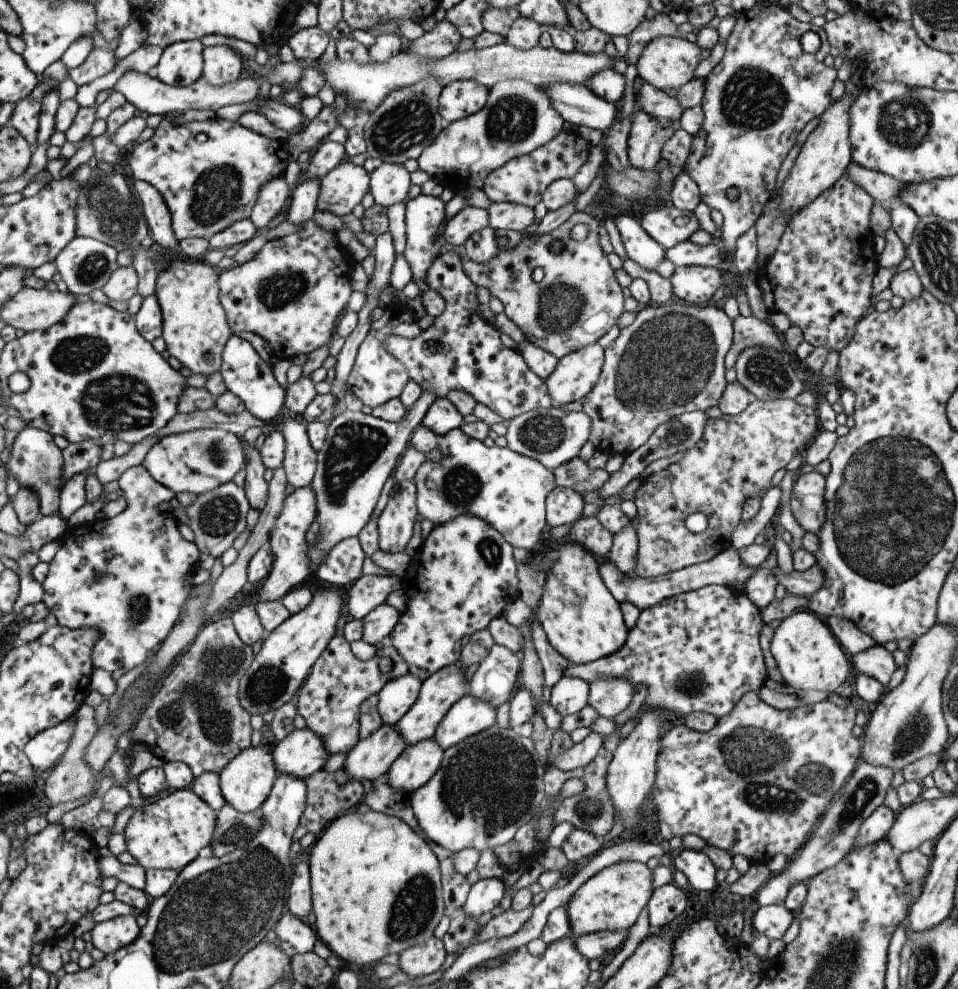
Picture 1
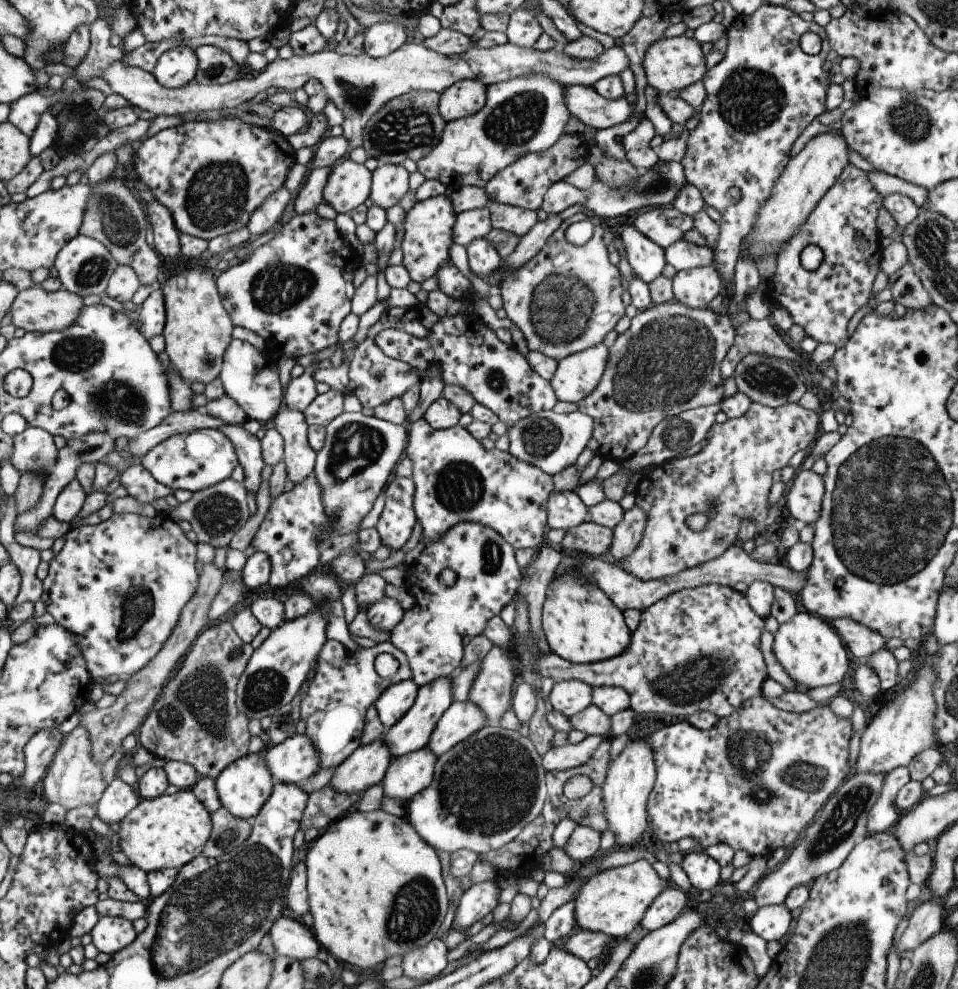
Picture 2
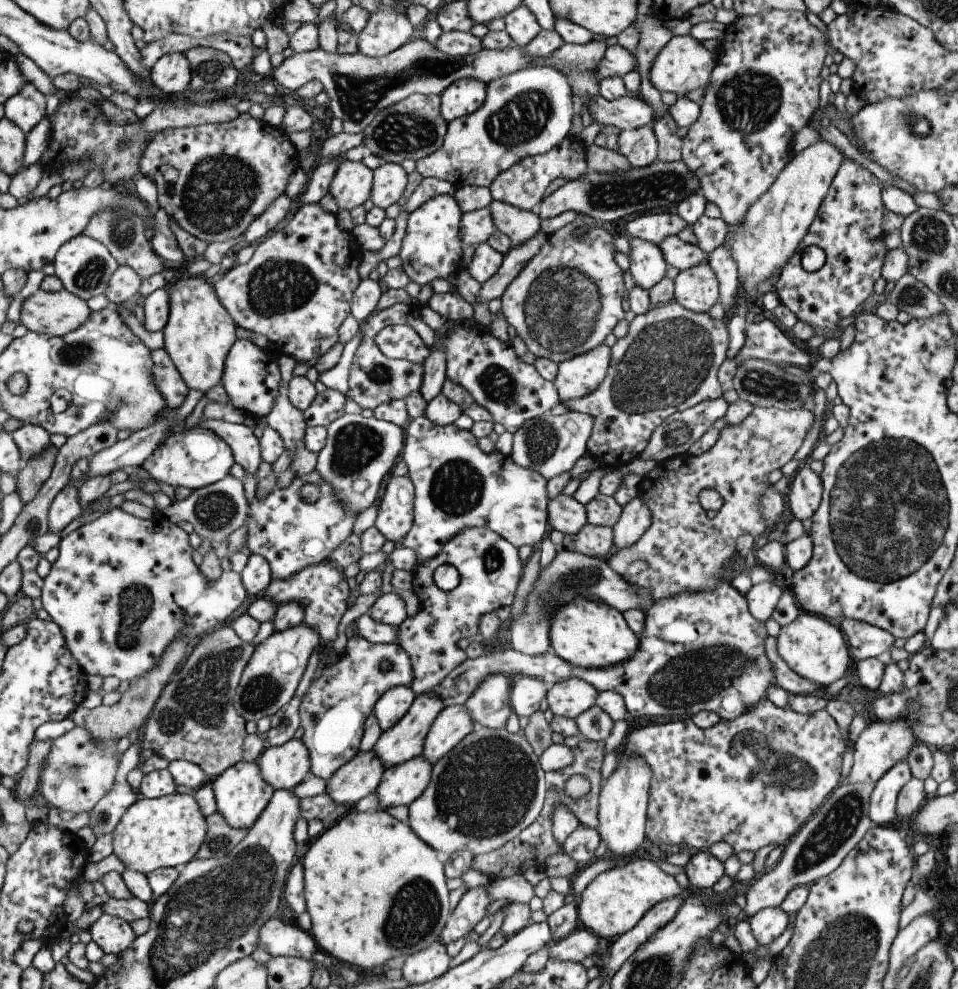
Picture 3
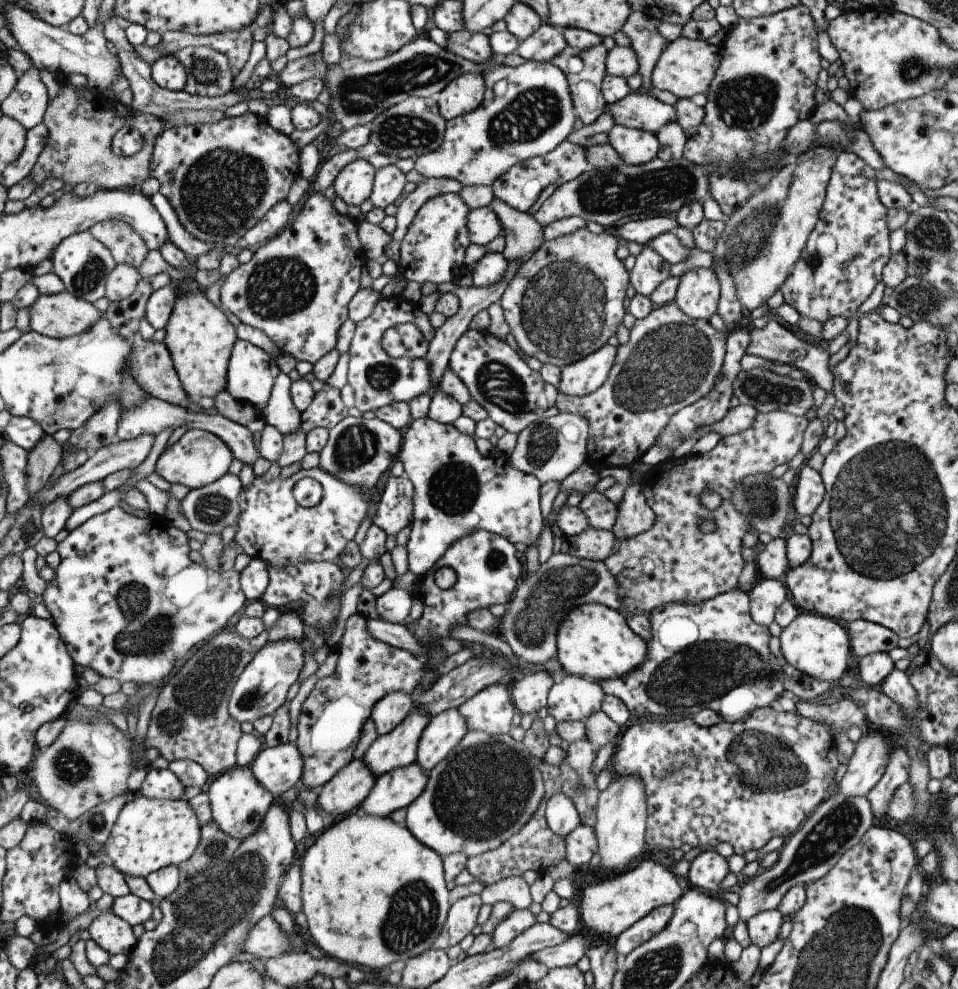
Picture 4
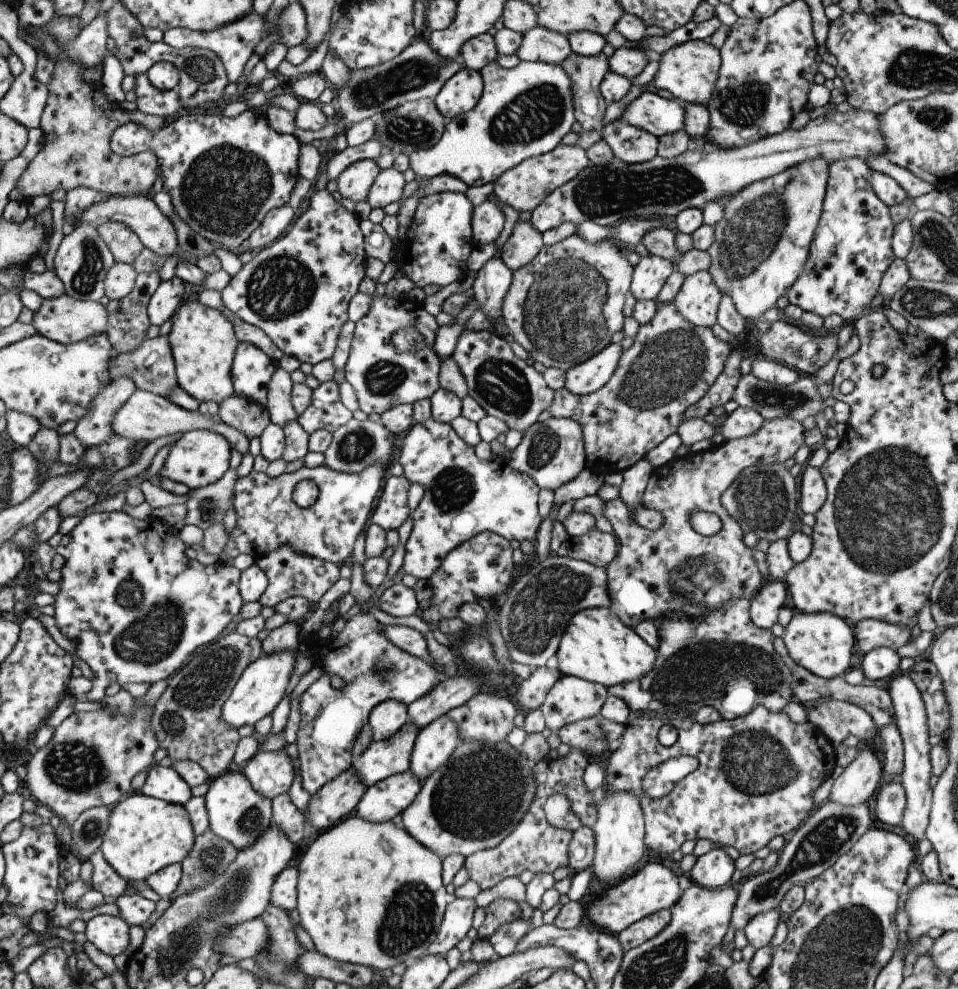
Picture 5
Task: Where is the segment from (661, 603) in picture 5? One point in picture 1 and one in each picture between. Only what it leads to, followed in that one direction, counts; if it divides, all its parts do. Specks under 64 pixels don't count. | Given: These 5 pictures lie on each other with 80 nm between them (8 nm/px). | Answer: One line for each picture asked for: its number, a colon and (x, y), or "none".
1: (735, 456)
2: (729, 478)
3: (684, 548)
4: (675, 561)

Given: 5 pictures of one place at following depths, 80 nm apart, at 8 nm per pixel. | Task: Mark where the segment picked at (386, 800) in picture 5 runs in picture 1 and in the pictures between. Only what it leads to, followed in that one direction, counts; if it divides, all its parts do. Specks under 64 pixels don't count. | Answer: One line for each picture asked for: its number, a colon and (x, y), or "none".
1: (414, 766)
2: (406, 775)
3: (401, 783)
4: (395, 789)

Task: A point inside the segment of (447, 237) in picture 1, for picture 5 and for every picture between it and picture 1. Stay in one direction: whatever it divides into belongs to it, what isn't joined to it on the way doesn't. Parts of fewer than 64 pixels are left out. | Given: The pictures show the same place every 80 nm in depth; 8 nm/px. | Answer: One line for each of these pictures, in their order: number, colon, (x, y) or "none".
2: (475, 223)
3: (476, 226)
4: (482, 225)
5: (487, 220)

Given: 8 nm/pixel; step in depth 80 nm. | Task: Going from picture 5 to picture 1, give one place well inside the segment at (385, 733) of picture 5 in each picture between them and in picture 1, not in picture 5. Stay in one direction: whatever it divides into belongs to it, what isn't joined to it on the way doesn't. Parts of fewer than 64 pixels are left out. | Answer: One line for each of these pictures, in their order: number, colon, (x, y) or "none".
1: (397, 694)
2: (390, 705)
3: (393, 703)
4: (388, 711)

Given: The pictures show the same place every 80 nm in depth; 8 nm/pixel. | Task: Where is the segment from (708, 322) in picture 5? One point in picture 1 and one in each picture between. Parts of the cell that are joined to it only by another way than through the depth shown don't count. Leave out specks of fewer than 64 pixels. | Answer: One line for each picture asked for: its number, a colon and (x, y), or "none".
1: (694, 284)
2: (695, 287)
3: (696, 289)
4: (697, 291)

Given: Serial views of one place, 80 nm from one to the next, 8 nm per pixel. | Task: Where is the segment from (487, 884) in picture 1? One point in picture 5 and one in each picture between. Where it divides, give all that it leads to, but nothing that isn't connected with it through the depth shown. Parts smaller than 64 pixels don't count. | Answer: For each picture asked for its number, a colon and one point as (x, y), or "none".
2: (480, 898)
3: (470, 908)
4: (461, 916)
5: (456, 920)

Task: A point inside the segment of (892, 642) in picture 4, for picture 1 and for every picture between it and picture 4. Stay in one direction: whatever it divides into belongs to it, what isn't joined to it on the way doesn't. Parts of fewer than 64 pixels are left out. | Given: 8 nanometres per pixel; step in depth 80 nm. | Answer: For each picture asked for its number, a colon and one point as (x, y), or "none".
1: (850, 638)
2: (860, 641)
3: (864, 640)

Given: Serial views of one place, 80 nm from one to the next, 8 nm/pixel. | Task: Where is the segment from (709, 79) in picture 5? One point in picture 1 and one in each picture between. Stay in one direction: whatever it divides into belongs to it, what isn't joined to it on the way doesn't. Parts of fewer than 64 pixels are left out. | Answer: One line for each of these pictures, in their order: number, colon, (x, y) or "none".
1: (665, 62)
2: (670, 63)
3: (681, 65)
4: (685, 66)

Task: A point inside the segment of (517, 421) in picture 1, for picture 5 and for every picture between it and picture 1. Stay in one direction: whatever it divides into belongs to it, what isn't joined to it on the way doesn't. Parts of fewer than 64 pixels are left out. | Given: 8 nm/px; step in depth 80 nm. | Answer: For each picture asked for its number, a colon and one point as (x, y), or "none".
2: (550, 441)
3: (550, 444)
4: (550, 448)
5: (551, 452)

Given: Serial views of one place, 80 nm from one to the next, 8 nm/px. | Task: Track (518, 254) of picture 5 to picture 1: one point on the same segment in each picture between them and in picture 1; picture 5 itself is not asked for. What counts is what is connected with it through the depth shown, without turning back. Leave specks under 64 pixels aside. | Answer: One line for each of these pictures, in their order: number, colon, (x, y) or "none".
1: (504, 216)
2: (517, 220)
3: (518, 225)
4: (522, 233)

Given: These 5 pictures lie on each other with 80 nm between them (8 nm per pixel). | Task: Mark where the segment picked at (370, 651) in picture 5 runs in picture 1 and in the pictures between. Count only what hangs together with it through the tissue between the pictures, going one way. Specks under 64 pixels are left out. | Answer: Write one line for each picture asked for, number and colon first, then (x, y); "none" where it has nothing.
1: (328, 700)
2: (341, 686)
3: (332, 712)
4: (330, 718)

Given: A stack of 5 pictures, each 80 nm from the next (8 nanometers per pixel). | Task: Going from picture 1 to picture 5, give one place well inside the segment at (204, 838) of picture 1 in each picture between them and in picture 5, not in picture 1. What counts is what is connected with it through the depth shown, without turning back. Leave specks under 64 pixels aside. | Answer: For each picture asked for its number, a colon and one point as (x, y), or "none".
2: (166, 832)
3: (152, 833)
4: (148, 834)
5: (144, 834)

